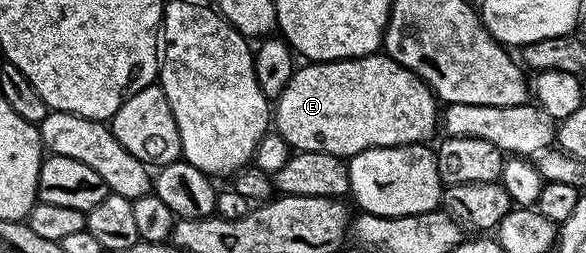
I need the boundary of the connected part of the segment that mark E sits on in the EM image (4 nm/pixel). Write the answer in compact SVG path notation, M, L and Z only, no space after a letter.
M386 52L364 58L346 58L340 62L307 62L296 69L285 84L285 92L273 106L273 126L296 151L325 152L344 160L369 148L413 146L426 143L437 134L437 99L416 74L409 72Z

